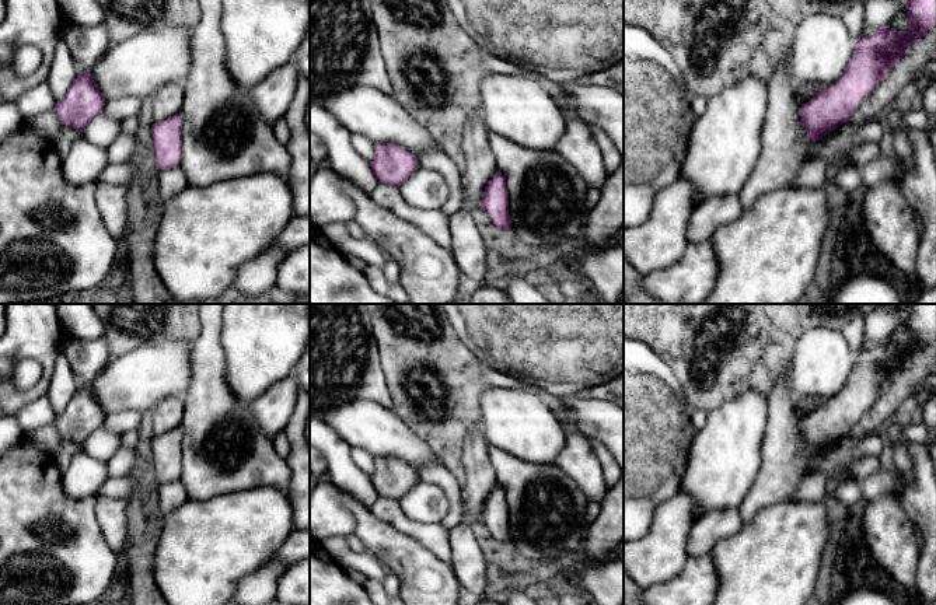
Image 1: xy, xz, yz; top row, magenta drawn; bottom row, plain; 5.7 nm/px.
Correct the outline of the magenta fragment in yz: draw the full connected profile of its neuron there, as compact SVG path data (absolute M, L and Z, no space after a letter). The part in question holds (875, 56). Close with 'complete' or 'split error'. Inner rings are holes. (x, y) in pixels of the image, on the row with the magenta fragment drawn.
M907 0L904 6L909 17L904 31L884 25L862 38L842 76L803 105L800 125L811 141L849 120L909 48L935 29L936 0Z | complete

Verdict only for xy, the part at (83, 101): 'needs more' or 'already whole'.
already whole

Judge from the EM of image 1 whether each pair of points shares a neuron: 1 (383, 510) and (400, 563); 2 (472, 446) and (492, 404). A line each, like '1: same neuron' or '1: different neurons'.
1: different neurons
2: different neurons

